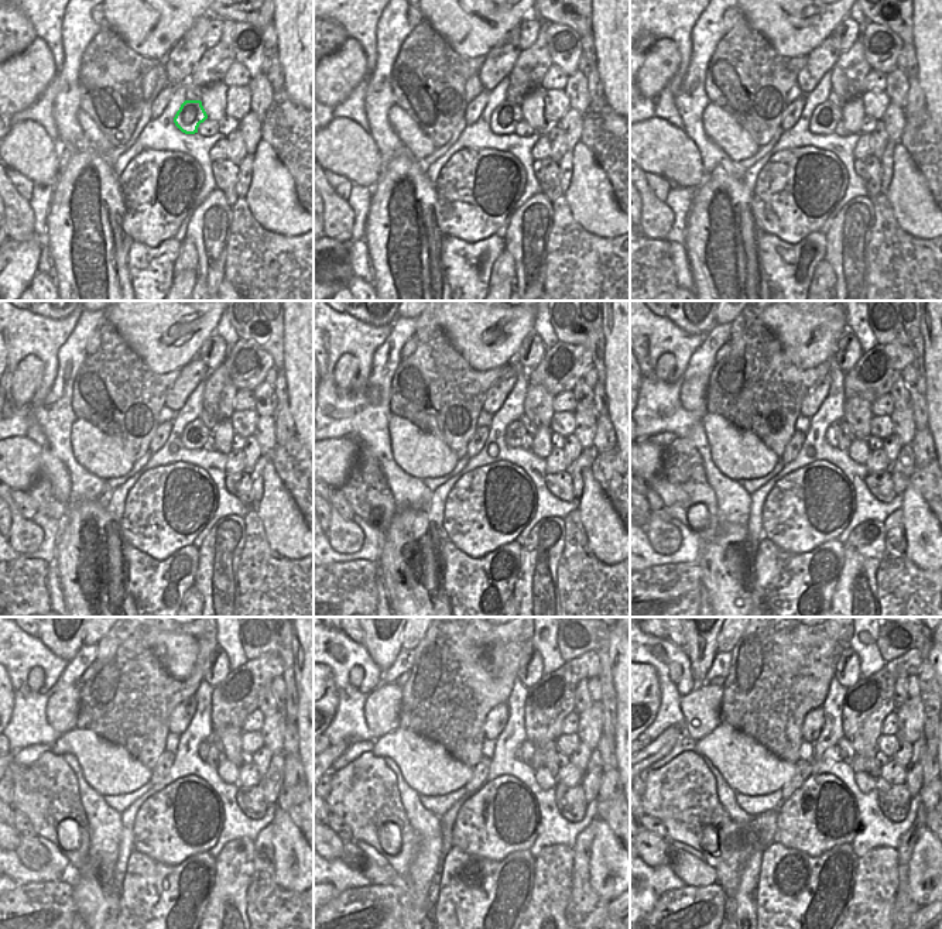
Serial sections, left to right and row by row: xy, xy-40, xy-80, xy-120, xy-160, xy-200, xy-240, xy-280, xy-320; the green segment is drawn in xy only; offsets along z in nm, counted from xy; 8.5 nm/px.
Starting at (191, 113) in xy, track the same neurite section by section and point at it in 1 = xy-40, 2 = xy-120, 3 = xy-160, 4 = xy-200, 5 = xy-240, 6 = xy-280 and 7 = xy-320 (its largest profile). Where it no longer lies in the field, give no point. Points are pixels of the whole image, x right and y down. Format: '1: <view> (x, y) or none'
1: xy-40 (507, 115)
2: xy-120 (195, 434)
3: xy-160 (514, 434)
4: xy-200 (833, 432)
5: xy-240 (204, 748)
6: xy-280 (517, 754)
7: xy-320 (832, 753)

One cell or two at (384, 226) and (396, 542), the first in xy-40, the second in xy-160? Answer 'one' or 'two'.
one

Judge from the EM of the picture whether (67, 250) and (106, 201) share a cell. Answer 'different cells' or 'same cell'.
same cell

